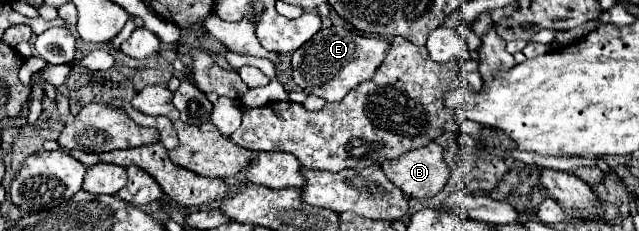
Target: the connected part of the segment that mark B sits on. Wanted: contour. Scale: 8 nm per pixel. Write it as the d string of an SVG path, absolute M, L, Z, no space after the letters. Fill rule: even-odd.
M433 141L425 147L411 149L397 159L383 161L381 169L395 187L415 199L433 197L449 179L449 169L443 161L443 147Z

